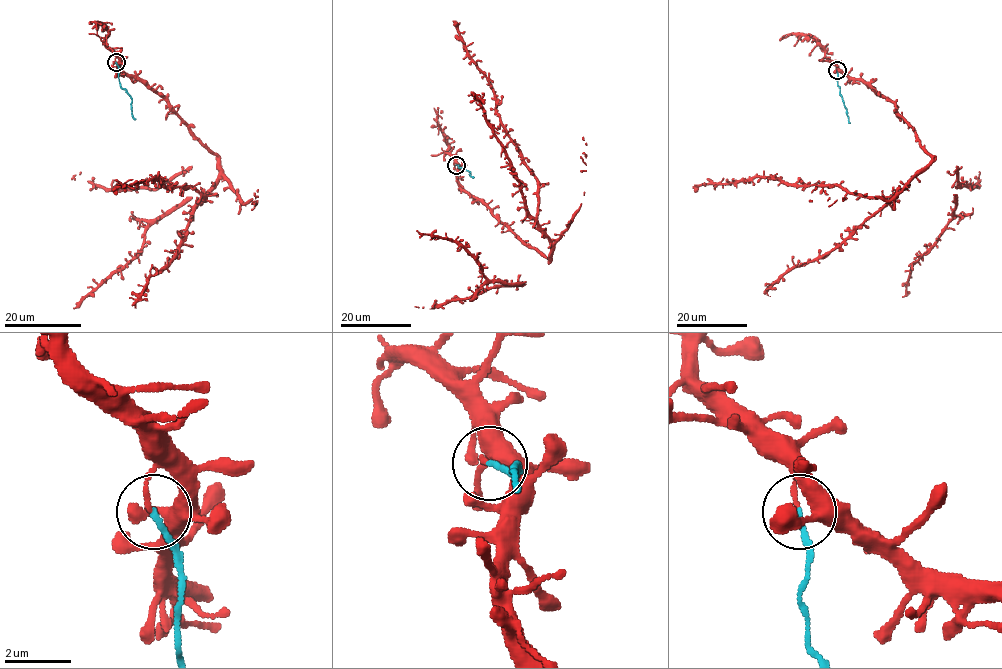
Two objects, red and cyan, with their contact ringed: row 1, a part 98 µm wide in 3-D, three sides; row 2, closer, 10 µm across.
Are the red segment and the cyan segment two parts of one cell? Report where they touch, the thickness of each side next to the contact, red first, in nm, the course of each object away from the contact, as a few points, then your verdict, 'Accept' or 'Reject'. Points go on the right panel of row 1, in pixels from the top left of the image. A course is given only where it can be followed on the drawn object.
Place: (837, 70). Thickness 130 nm (red) against 160 nm. Course of red: (837, 71), (886, 96), (931, 158), (898, 191), (861, 197), (837, 185), (759, 176), (692, 188). Course of cyan: (837, 71), (839, 92), (850, 123). Reject

